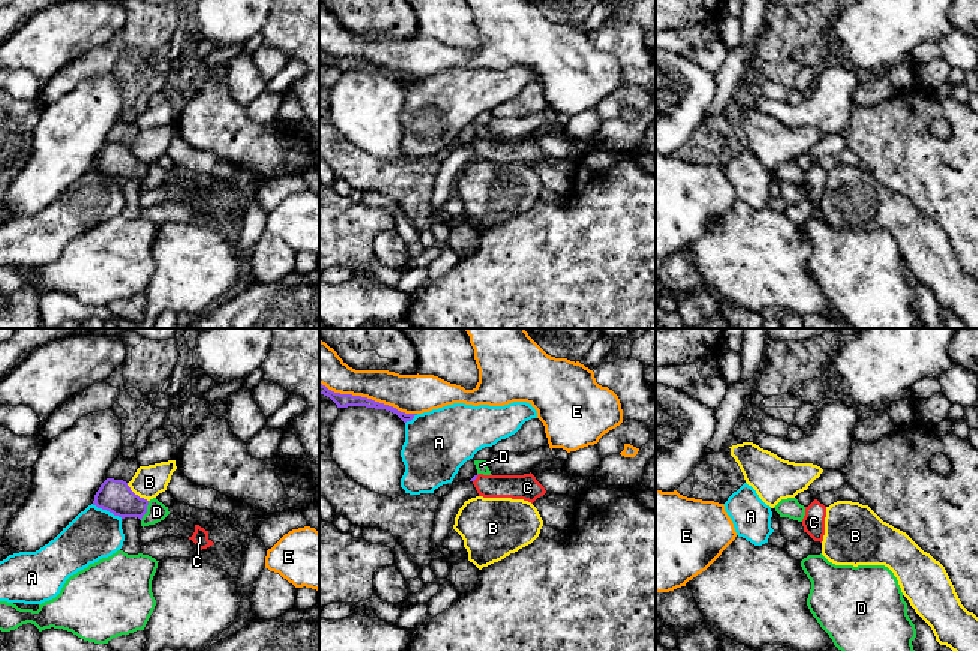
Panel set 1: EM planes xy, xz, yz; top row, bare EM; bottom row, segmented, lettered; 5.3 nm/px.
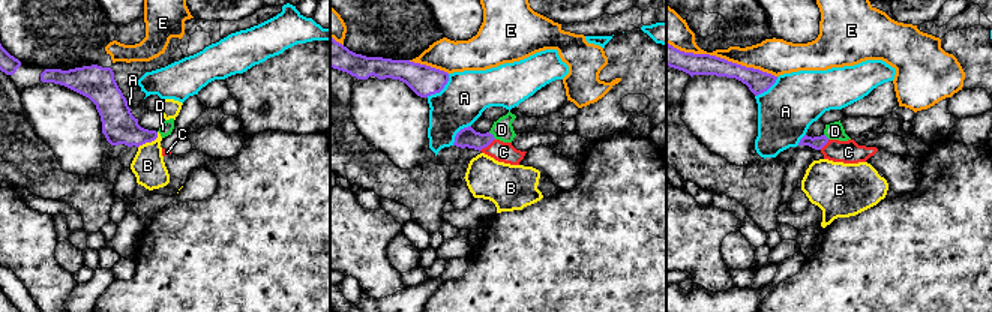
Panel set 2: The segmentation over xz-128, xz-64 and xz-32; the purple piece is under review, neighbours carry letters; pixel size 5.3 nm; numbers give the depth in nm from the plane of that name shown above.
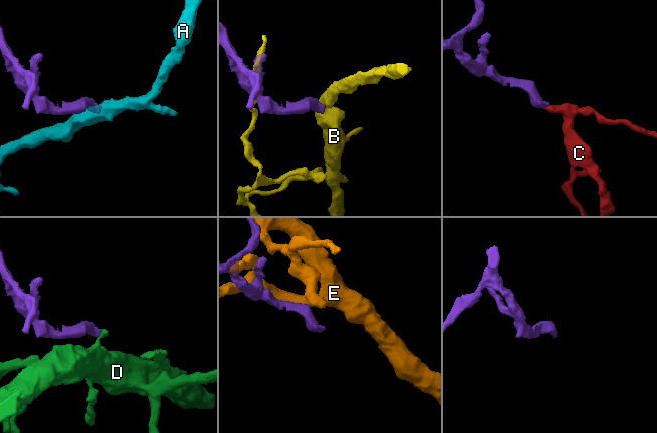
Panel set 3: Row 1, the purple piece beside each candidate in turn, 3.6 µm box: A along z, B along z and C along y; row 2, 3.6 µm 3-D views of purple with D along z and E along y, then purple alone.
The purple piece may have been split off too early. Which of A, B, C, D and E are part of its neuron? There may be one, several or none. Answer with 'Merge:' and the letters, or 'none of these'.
Merge: C

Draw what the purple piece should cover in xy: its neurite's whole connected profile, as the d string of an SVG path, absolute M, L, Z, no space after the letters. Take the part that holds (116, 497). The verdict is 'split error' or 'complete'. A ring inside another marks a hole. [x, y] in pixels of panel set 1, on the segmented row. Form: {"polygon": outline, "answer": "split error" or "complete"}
{"polygon": "M106 478L94 495L93 506L114 516L138 518L147 513L148 501L135 495L126 482Z", "answer": "complete"}

